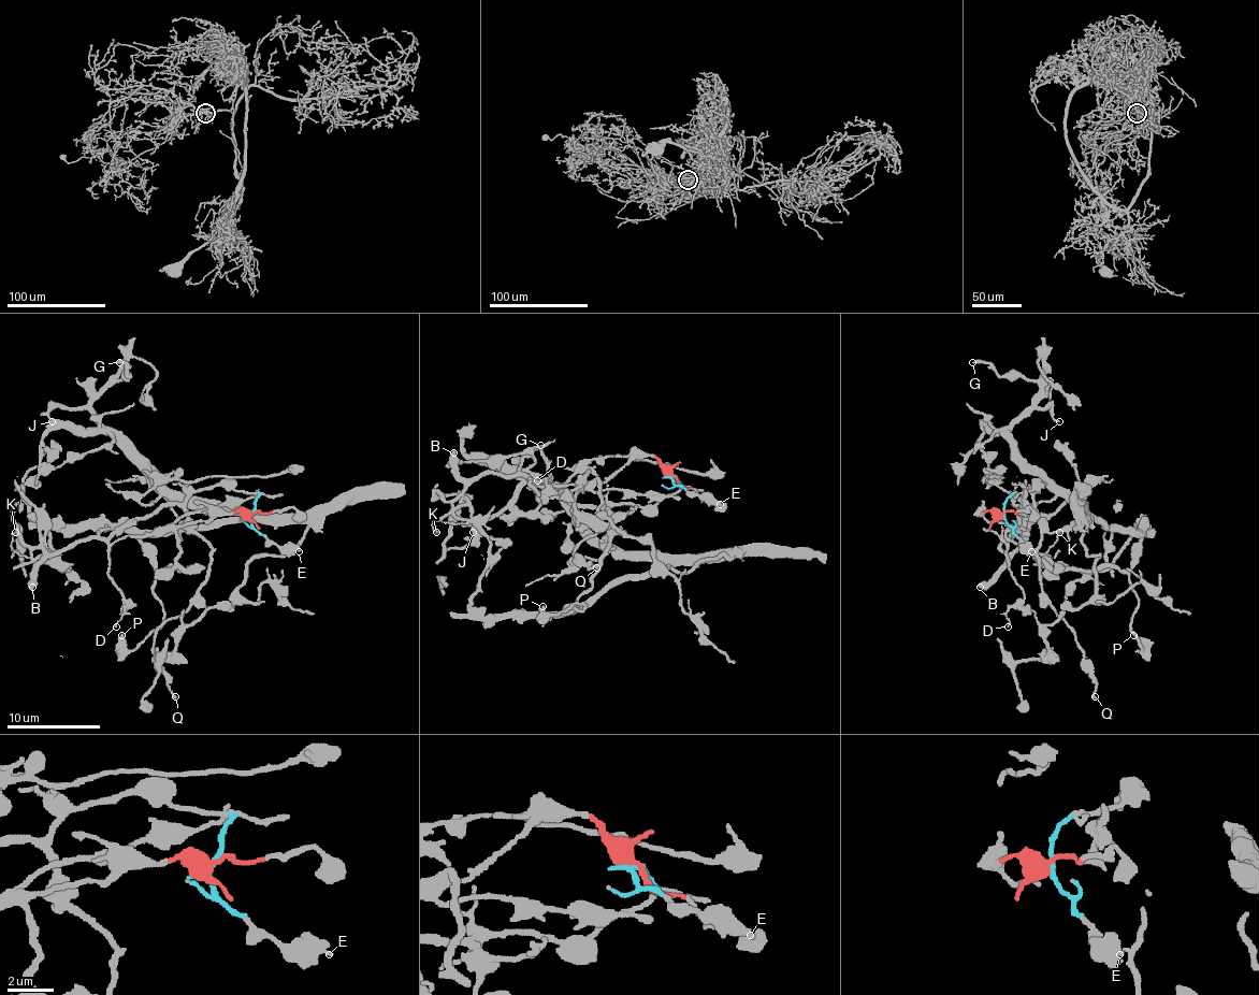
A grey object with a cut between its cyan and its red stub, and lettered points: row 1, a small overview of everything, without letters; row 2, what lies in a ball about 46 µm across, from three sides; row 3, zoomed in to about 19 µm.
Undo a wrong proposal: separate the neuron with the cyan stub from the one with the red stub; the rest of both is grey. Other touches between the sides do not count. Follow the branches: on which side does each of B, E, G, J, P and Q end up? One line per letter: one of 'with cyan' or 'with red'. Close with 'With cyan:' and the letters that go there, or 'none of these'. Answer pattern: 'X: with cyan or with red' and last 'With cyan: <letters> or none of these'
B: with cyan
E: with cyan
G: with red
J: with red
P: with red
Q: with cyan
With cyan: B, E, Q

